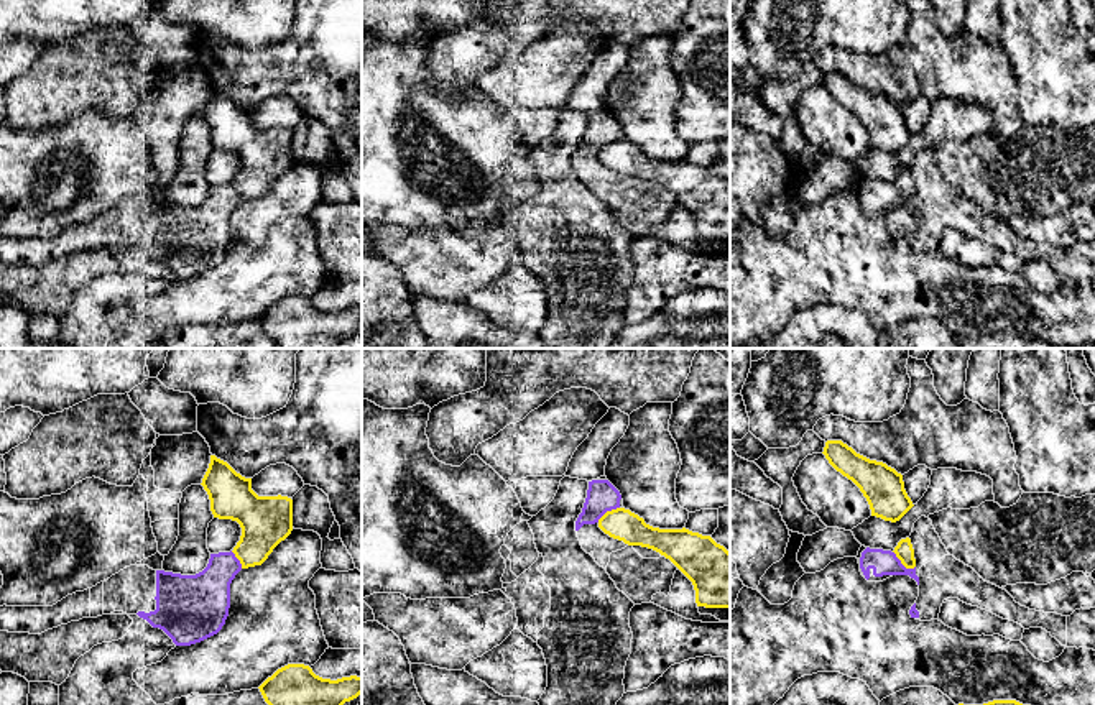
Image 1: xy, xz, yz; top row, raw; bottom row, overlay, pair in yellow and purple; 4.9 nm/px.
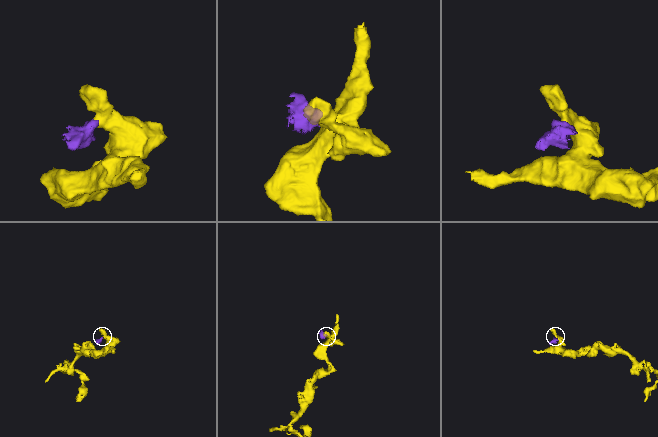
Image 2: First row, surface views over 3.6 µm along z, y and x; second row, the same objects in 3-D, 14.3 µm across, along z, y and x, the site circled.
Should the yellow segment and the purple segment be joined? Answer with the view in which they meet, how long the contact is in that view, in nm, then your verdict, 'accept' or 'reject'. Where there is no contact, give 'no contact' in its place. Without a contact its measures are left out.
contact in yz; length 140 nm; reject

